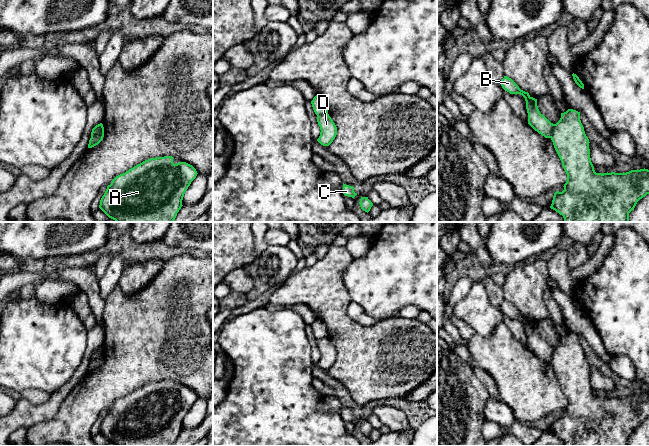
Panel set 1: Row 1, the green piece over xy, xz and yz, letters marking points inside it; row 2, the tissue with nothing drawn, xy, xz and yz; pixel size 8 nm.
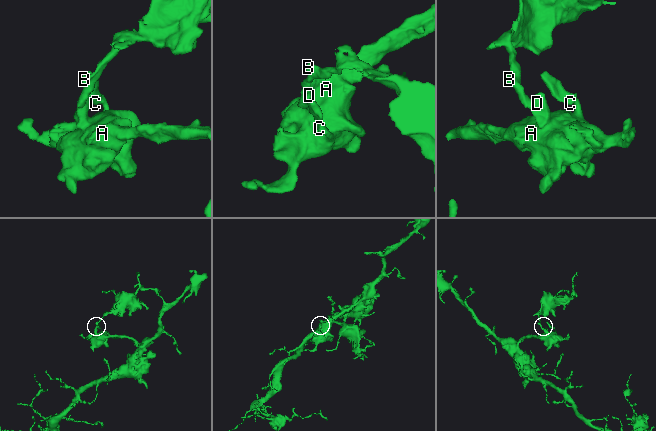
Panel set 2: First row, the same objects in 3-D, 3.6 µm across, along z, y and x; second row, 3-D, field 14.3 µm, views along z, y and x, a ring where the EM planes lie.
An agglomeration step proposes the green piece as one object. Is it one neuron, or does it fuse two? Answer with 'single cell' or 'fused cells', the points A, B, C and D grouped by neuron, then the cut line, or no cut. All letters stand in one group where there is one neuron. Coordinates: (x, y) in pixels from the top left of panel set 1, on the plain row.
fused cells; A C D / B; cut in xy along (103, 351), (96, 359), (91, 361)

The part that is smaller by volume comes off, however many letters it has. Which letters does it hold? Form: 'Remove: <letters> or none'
Remove: B

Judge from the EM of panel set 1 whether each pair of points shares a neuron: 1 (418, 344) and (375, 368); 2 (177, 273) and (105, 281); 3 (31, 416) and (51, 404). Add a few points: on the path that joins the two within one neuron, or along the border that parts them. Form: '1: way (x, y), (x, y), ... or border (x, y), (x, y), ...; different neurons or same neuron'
1: way (407, 351), (386, 360); same neuron
2: border (117, 284), (104, 299); different neurons
3: way (36, 413), (43, 412), (46, 409); same neuron

